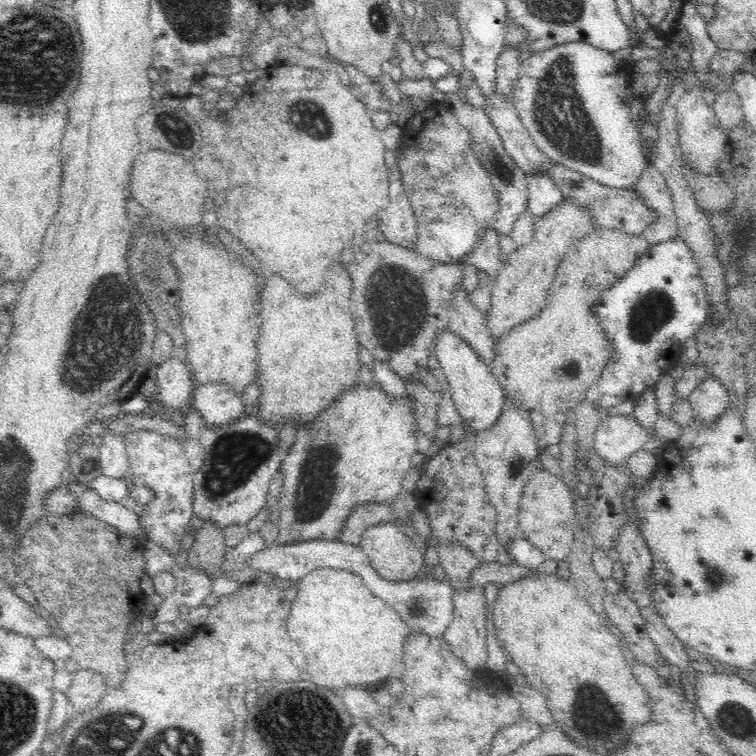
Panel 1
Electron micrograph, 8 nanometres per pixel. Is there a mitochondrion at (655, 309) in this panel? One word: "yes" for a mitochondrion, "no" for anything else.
yes

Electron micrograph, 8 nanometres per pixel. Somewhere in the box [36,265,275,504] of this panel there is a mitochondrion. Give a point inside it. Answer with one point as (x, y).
(101, 343)

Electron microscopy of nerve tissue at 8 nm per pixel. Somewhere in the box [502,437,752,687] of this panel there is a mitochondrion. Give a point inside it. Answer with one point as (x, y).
(710, 572)

